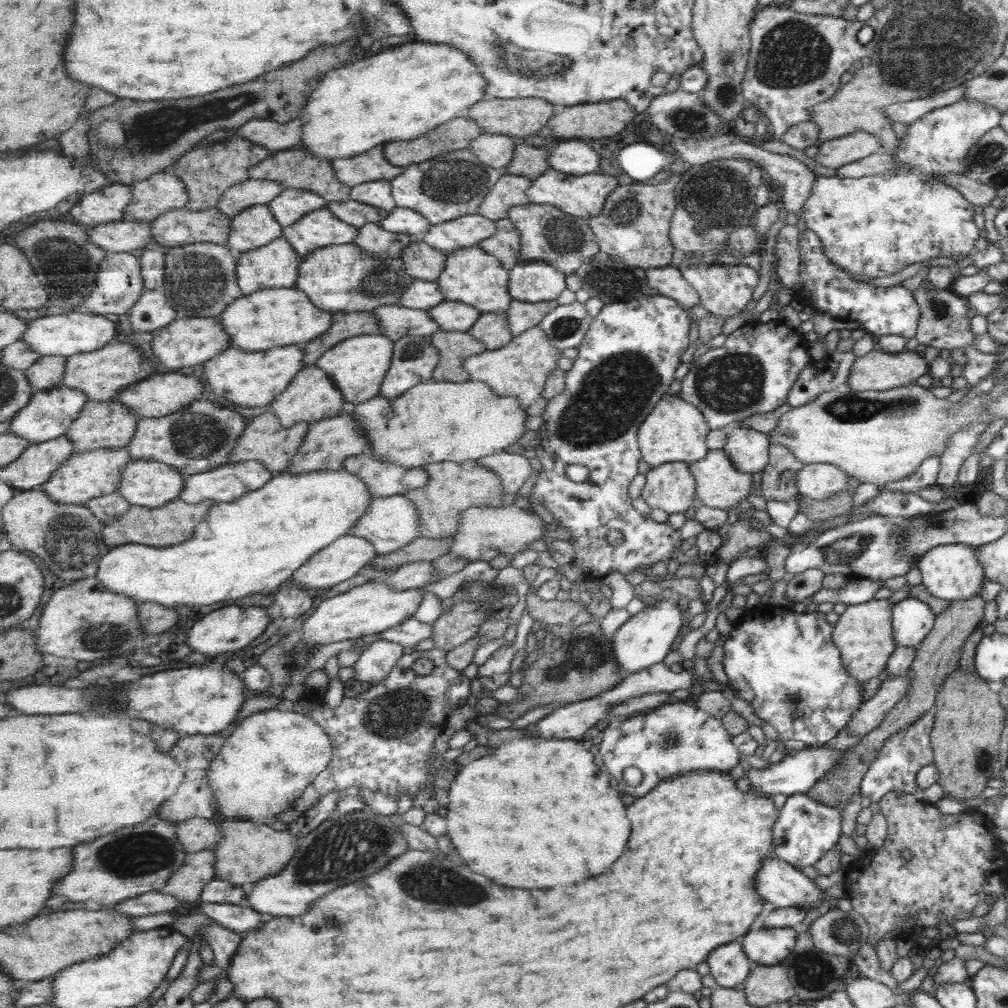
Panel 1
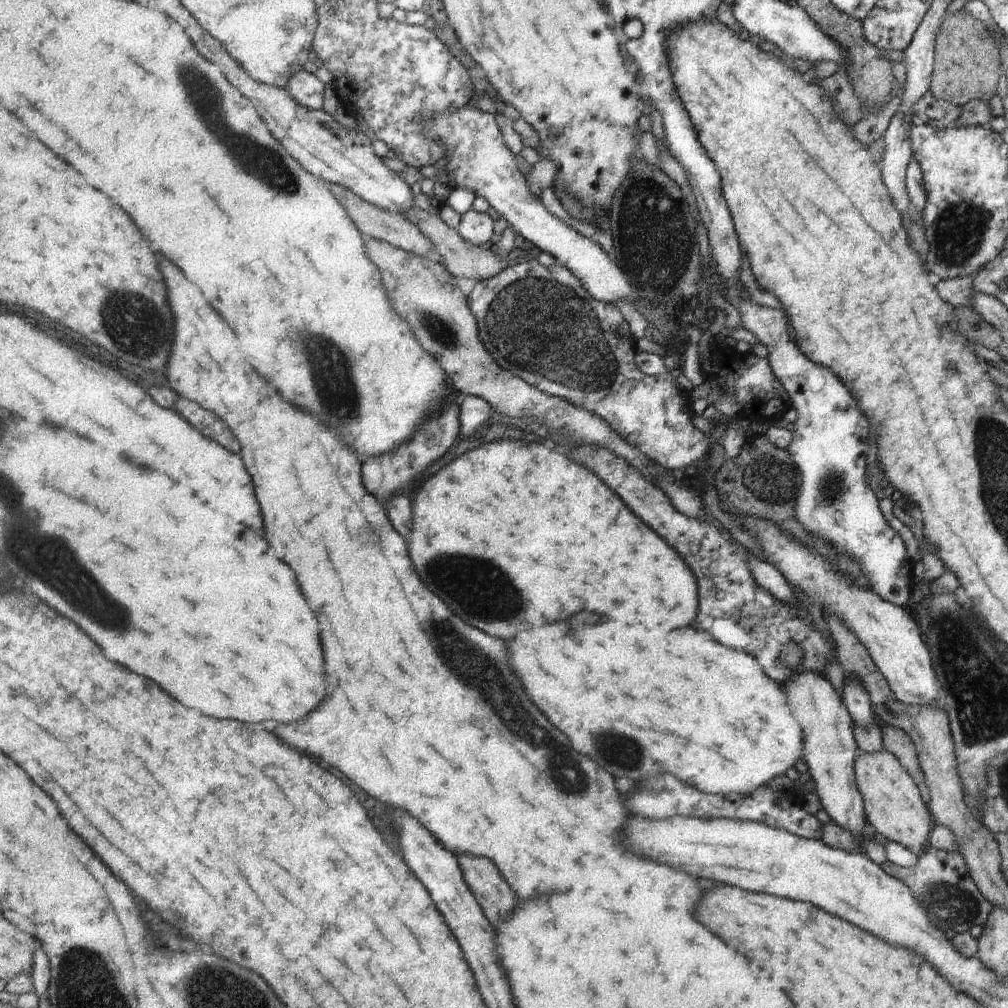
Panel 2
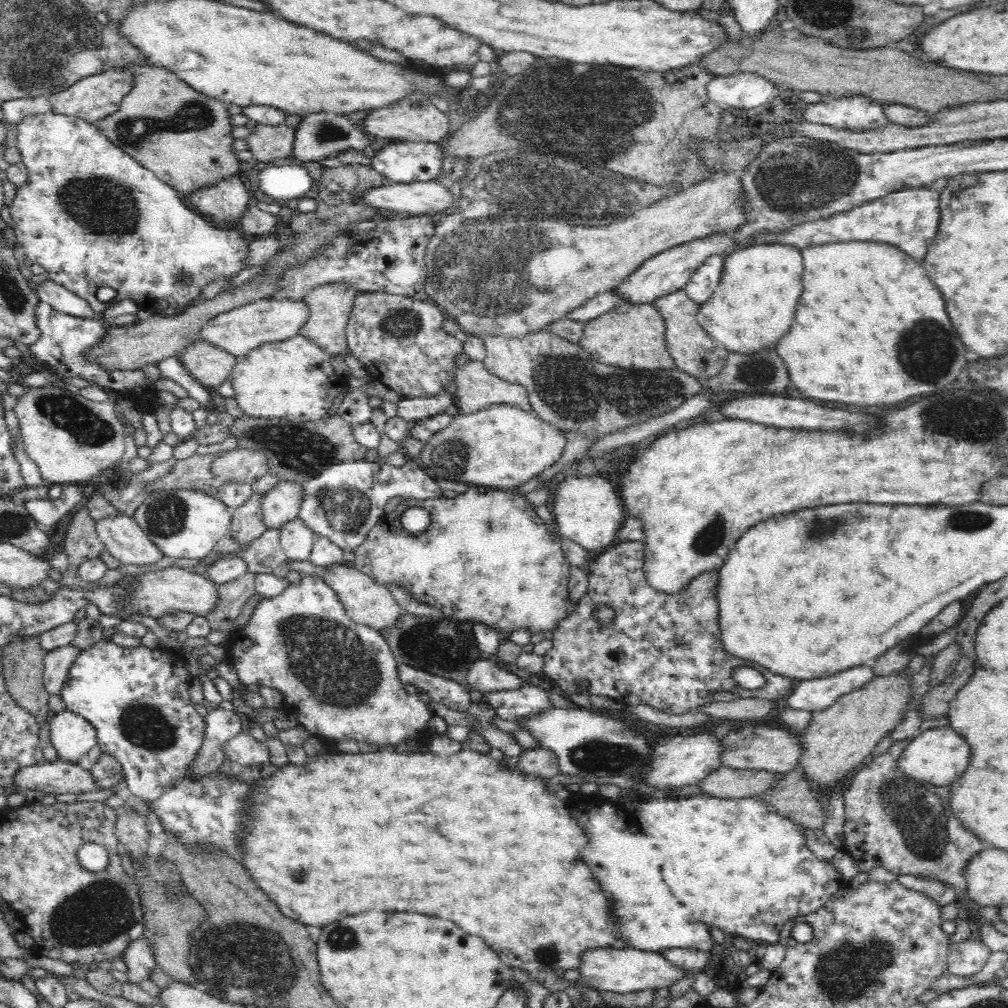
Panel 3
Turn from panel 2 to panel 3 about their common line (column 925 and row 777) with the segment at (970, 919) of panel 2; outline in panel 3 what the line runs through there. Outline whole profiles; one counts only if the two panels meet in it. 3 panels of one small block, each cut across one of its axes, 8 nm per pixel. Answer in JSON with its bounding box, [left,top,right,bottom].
[844,738,986,896]

